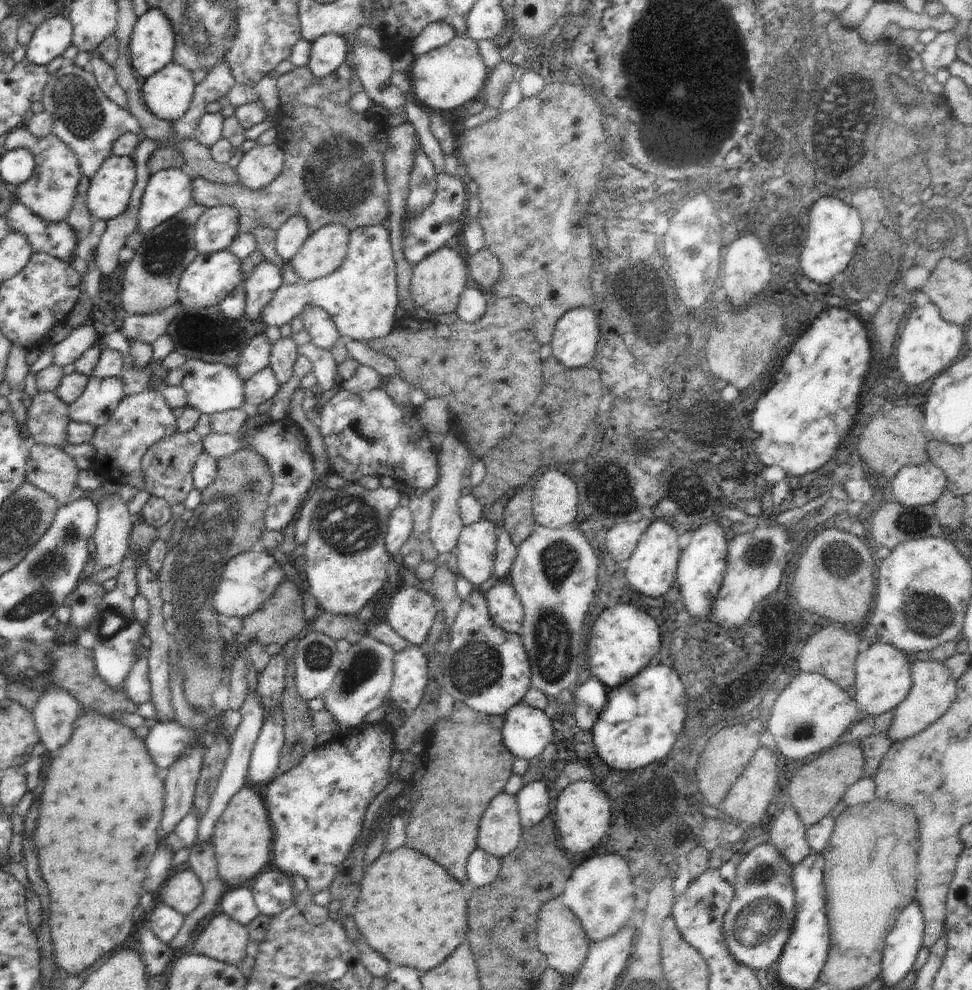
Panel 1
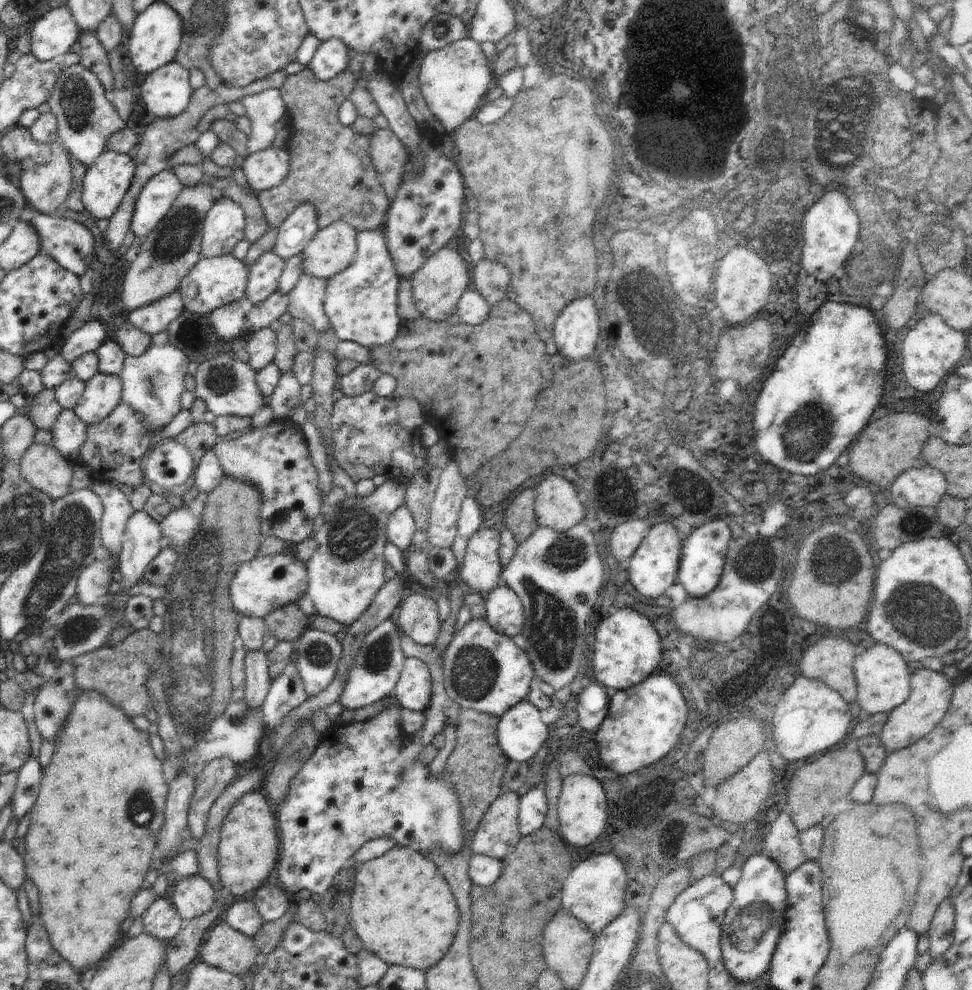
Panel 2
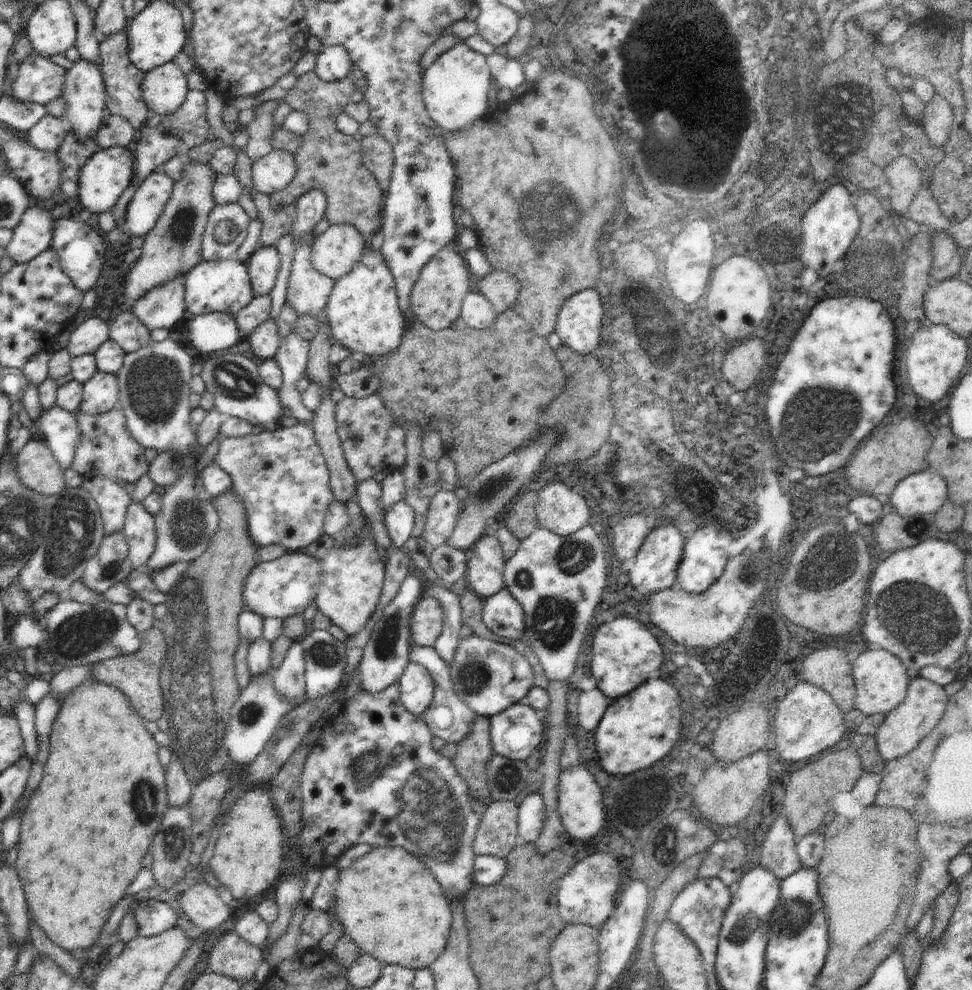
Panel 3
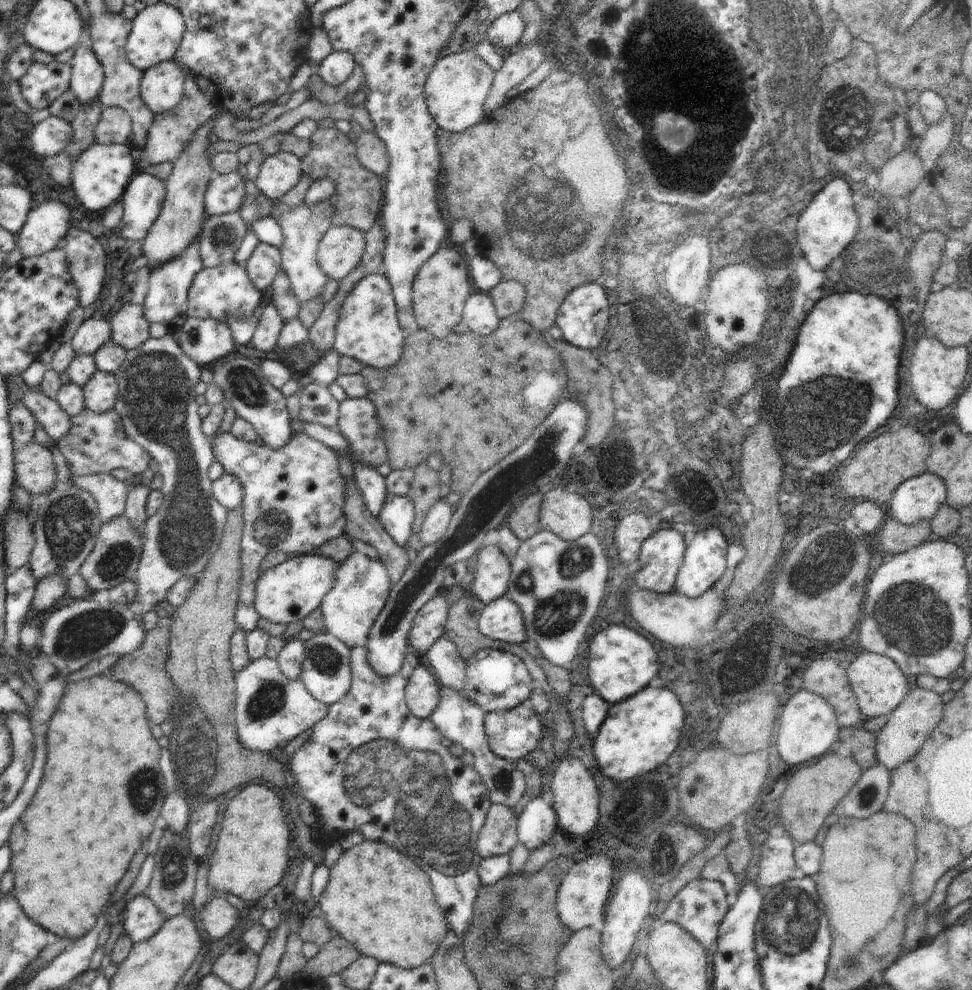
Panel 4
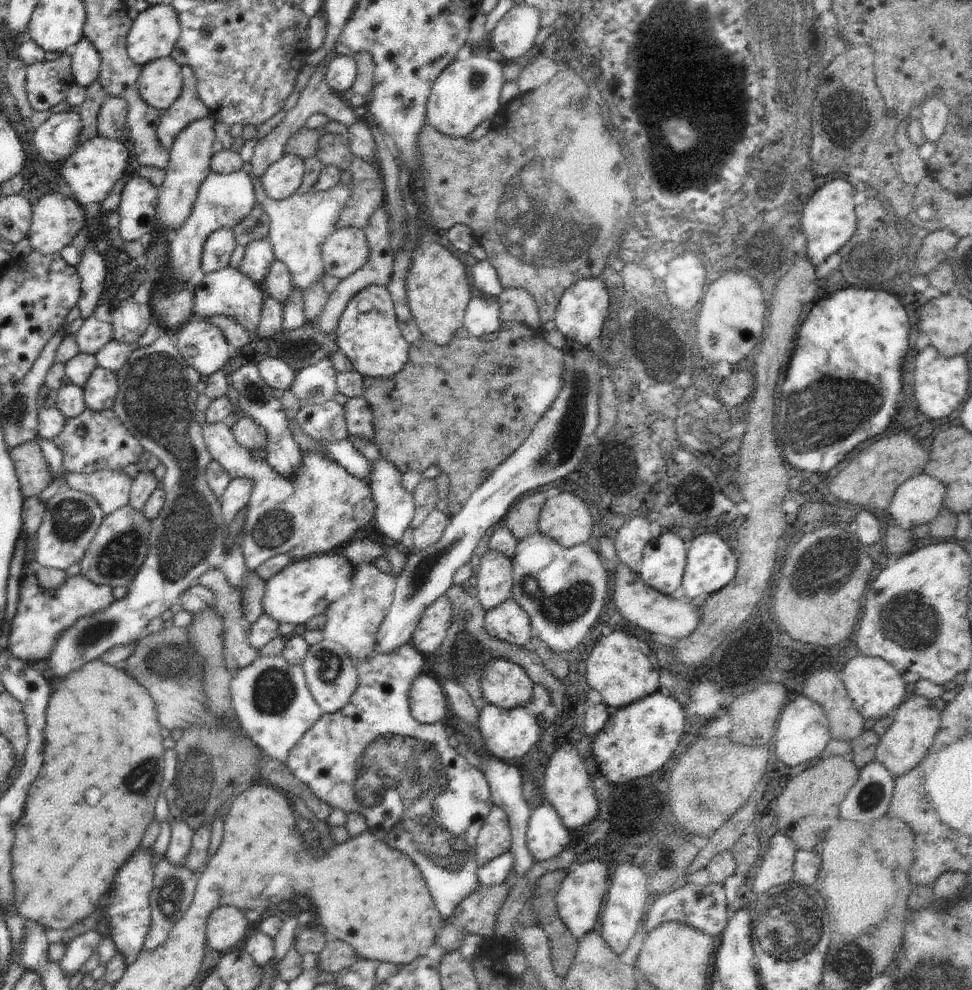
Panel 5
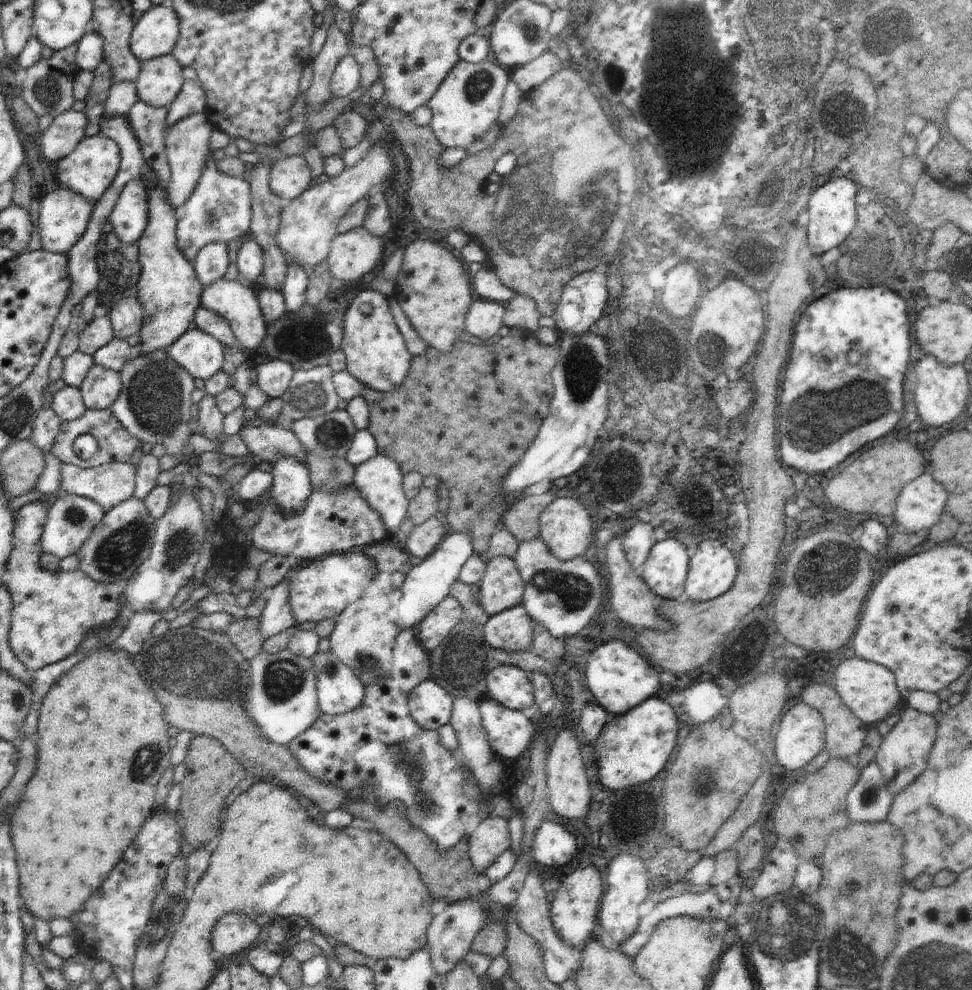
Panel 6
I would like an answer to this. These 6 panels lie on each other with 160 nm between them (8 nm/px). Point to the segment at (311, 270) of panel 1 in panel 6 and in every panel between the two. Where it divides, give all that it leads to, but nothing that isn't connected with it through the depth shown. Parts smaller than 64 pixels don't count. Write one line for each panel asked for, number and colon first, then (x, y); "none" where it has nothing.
2: (334, 248)
3: (335, 253)
4: (342, 248)
5: (344, 252)
6: (352, 255)

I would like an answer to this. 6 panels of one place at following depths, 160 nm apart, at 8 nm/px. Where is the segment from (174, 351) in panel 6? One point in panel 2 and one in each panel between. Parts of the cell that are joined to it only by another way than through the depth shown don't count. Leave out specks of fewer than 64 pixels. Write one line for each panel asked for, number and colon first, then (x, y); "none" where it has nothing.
2: (228, 322)
3: (214, 331)
4: (204, 340)
5: (202, 344)

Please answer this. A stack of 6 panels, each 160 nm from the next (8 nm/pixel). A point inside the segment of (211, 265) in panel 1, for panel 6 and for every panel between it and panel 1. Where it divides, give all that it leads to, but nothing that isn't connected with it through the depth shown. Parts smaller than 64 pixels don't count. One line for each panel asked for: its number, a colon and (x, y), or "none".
2: (214, 282)
3: (212, 286)
4: (219, 292)
5: (229, 292)
6: (238, 304)

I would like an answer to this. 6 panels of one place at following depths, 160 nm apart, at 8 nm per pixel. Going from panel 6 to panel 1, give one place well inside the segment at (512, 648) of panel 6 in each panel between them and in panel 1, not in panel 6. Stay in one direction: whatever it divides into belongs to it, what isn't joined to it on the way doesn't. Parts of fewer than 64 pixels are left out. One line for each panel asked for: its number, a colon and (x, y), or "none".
1: (505, 608)
2: (505, 614)
3: (502, 613)
4: (502, 620)
5: (509, 622)

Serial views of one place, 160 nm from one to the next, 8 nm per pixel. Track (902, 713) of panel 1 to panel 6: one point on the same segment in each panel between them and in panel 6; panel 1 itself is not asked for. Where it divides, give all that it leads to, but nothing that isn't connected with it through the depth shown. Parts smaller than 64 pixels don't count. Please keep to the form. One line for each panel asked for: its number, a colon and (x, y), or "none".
2: (930, 694)
3: (925, 703)
4: (909, 726)
5: (912, 732)
6: (903, 755)

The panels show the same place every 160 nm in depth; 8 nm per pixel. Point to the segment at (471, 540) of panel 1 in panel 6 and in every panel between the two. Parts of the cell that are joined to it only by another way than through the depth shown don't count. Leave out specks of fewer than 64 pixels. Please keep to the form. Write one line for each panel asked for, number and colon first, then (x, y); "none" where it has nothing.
2: (480, 568)
3: (485, 571)
4: (493, 569)
5: (494, 581)
6: (502, 588)

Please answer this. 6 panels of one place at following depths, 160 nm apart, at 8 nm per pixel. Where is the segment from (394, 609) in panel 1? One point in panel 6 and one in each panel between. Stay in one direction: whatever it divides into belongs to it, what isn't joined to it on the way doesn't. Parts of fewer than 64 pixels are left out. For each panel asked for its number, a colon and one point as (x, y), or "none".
2: (418, 619)
3: (426, 622)
4: (429, 625)
5: (429, 633)
6: (435, 627)

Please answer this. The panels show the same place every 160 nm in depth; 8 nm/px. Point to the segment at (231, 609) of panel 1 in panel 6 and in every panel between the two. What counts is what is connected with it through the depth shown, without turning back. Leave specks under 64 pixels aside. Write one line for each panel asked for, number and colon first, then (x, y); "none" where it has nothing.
2: (262, 585)
3: (284, 587)
4: (289, 592)
5: (306, 587)
6: (326, 586)

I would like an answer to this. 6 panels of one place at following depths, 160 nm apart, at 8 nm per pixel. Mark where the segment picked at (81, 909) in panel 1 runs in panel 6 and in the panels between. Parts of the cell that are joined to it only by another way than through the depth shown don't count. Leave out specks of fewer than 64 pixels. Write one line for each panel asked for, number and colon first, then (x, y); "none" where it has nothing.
2: (86, 853)
3: (82, 836)
4: (102, 789)
5: (101, 731)
6: (96, 779)

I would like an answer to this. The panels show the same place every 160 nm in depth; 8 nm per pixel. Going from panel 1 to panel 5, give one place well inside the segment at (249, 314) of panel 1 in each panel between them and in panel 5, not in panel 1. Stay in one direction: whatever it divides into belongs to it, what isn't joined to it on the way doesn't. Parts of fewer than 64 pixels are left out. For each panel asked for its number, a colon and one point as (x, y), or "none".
2: (264, 275)
3: (264, 265)
4: (264, 264)
5: (258, 257)

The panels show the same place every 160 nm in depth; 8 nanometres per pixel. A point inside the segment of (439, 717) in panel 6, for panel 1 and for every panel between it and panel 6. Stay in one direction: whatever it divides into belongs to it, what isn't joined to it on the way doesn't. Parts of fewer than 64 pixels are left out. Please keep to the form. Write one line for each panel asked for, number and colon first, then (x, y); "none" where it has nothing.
1: (410, 677)
2: (413, 690)
3: (417, 685)
4: (422, 694)
5: (428, 703)

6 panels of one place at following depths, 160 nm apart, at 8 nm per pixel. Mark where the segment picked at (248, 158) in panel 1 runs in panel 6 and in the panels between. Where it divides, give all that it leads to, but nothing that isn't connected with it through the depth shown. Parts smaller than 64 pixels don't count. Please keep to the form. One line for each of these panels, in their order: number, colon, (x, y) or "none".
2: (266, 169)
3: (271, 173)
4: (279, 173)
5: (281, 180)
6: (290, 177)

